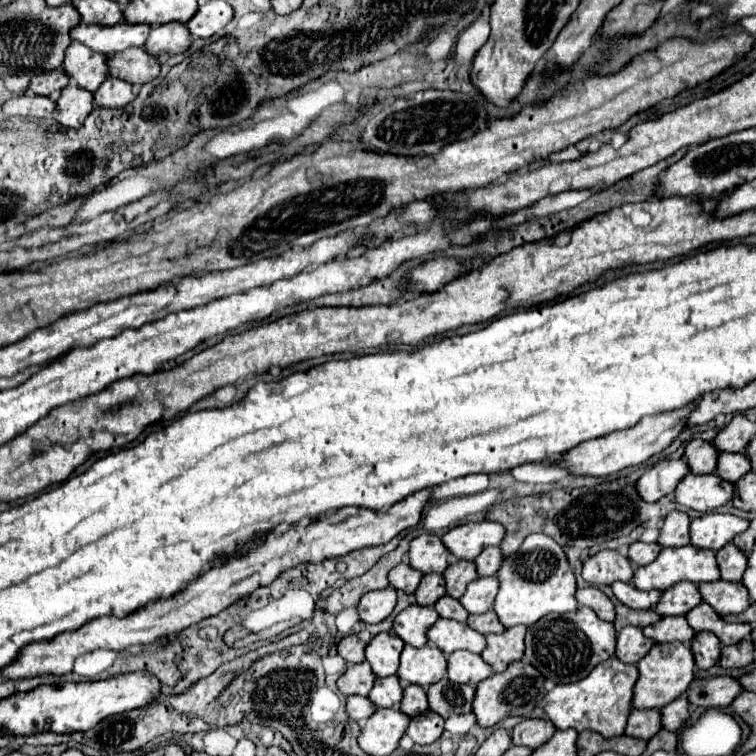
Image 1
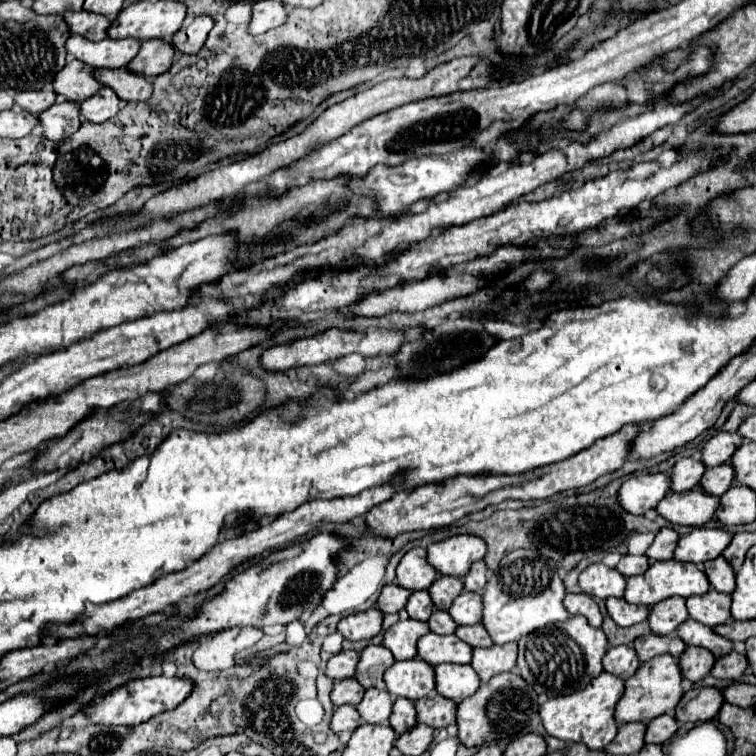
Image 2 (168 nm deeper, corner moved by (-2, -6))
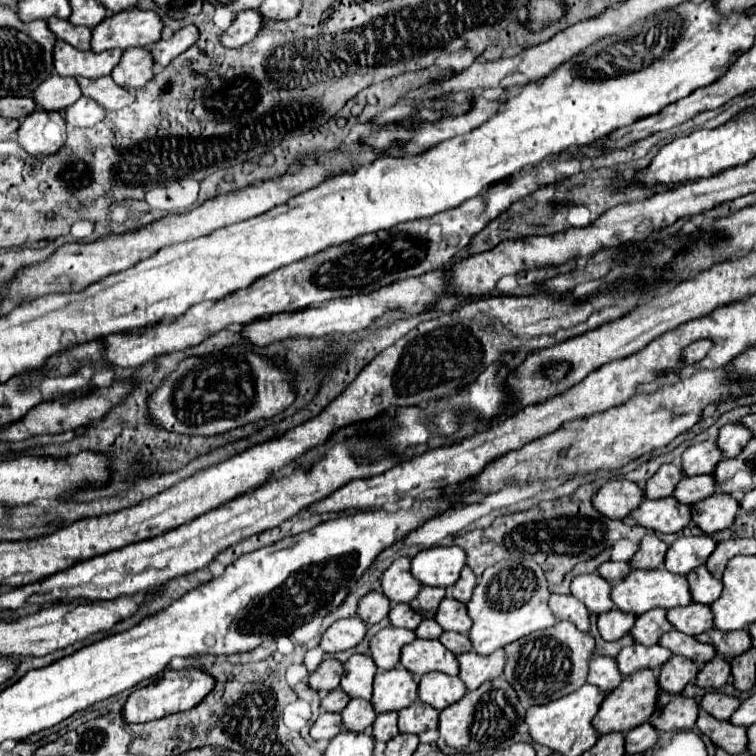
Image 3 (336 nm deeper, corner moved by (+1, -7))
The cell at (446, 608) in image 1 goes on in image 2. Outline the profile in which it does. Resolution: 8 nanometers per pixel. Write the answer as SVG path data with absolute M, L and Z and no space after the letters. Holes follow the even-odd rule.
M442 610L432 612L428 626L430 626L430 632L434 634L454 634L456 630L456 622L448 616L448 612L442 612Z

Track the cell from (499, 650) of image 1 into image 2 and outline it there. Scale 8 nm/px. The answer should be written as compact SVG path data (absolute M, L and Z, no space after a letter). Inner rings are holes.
M514 642L504 646L490 646L490 648L474 648L472 650L472 662L470 666L478 674L480 682L486 684L492 676L500 672L514 670L516 666L516 654L518 646Z

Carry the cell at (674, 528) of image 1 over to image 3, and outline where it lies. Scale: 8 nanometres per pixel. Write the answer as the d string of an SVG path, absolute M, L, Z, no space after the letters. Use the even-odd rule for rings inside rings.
M645 535L641 541L641 549L629 561L633 569L655 569L661 567L665 561L667 545L657 535Z

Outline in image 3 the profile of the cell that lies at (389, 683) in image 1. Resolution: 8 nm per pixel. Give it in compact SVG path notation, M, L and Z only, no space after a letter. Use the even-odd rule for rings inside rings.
M351 699L349 705L341 711L343 717L343 725L351 731L365 731L367 727L373 725L373 721L377 719L377 713L371 705L371 701L367 699Z

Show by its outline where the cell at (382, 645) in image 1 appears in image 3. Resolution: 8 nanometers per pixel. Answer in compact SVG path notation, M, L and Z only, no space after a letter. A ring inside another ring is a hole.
M353 655L345 663L345 675L341 679L341 689L349 697L361 697L361 699L371 699L371 689L373 689L373 677L377 673L377 665L369 655Z

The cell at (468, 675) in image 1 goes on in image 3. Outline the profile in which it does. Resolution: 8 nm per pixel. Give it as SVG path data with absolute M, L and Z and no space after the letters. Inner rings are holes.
M439 671L425 673L419 681L419 699L433 705L435 709L445 709L457 703L467 693L465 683L455 675L445 675Z

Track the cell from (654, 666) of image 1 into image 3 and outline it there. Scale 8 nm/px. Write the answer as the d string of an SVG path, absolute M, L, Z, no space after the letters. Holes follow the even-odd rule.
M641 669L629 677L623 679L623 683L613 689L605 701L603 709L599 711L599 717L595 717L595 727L601 729L601 733L611 733L611 731L631 731L651 719L651 715L657 709L657 699L659 699L661 687L659 687L659 675L653 669Z

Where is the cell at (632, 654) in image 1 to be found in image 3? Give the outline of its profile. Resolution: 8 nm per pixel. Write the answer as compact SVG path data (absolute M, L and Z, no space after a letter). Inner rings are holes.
M597 655L595 659L591 659L591 669L589 669L587 683L599 685L603 691L613 691L623 679L625 679L625 675L619 671L619 665L617 665L615 657Z

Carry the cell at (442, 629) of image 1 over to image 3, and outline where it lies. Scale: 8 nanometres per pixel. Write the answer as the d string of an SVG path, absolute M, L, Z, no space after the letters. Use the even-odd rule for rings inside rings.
M415 639L401 651L401 665L415 677L429 671L443 671L447 675L459 673L457 657L437 639Z

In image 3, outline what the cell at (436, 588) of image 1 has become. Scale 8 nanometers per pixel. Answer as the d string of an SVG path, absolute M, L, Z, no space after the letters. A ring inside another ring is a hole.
M397 603L393 605L393 611L389 615L391 623L397 627L407 627L407 629L417 629L417 625L421 623L421 615L417 611L411 609L411 605L407 603Z

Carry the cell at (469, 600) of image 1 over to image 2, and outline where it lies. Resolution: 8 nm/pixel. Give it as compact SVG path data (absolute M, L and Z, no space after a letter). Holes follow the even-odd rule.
M464 590L448 608L448 614L458 626L478 624L482 620L482 596Z

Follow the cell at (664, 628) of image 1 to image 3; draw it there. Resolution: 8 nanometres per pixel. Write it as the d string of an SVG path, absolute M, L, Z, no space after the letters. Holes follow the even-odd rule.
M633 643L629 647L623 647L617 655L619 661L619 669L623 675L631 675L639 669L651 667L651 669L659 669L673 653L669 649L665 649L663 645L653 645L653 647L645 647L641 643Z

